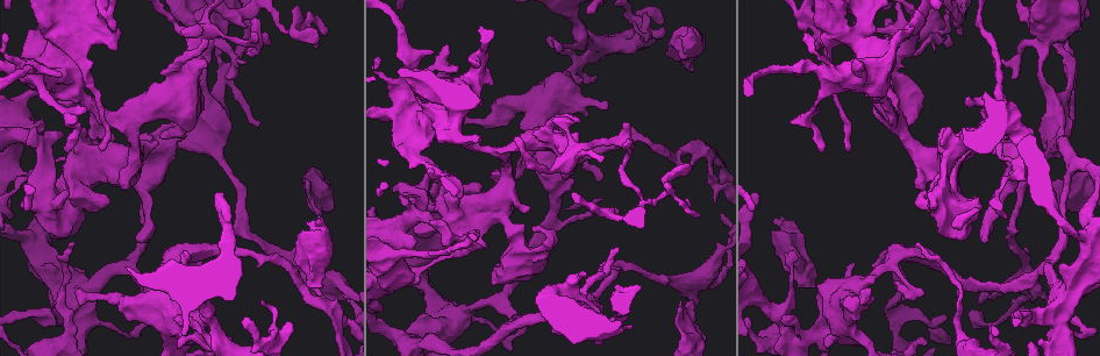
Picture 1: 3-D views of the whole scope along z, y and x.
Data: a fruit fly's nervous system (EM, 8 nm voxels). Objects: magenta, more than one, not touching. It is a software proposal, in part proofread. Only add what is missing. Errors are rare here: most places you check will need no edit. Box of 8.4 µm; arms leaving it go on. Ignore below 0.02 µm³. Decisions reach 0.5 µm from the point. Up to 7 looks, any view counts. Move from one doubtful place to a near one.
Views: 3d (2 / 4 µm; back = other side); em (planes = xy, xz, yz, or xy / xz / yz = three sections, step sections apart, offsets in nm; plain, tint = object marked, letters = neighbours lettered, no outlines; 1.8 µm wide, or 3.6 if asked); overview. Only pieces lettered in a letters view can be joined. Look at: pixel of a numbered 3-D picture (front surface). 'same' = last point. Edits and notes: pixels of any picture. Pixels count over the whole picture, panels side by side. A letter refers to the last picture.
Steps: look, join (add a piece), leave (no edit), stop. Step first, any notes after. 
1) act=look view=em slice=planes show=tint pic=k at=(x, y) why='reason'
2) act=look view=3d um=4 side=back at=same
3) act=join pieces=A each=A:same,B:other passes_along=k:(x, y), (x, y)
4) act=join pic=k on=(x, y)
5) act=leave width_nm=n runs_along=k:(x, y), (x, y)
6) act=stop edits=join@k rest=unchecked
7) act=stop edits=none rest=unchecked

act=look view=3d um=2 pic=1 at=(40, 134) why='stops while still wide'

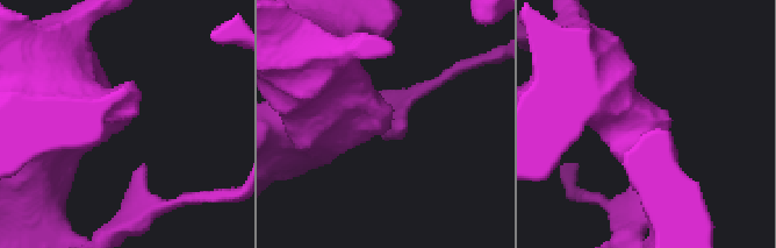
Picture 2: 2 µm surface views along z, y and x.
act=look view=em slice=planes show=letters pic=2 at=(126, 121) why='shape alone is not enough'

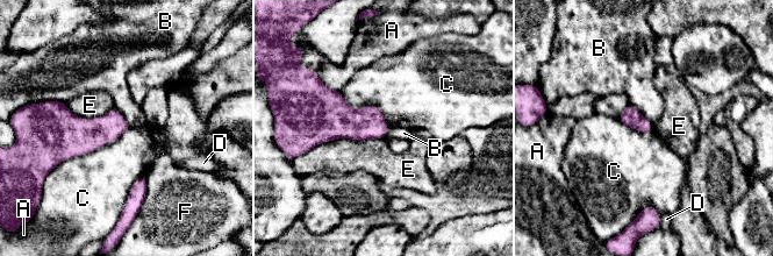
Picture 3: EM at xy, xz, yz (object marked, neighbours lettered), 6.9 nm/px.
act=leave each=A:other,B:other,C:other,D:other,E:other,F:other found='none of them fits'

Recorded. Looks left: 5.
act=look view=3d um=4 side=back pic=1 at=(696, 301) why='free end'

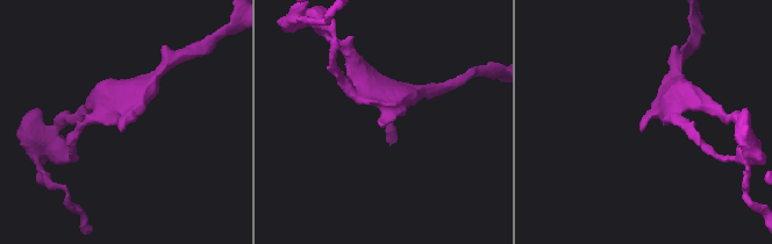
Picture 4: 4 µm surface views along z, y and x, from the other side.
act=look view=em slice=planes show=letters pic=4 at=(382, 124) why='need the tissue'

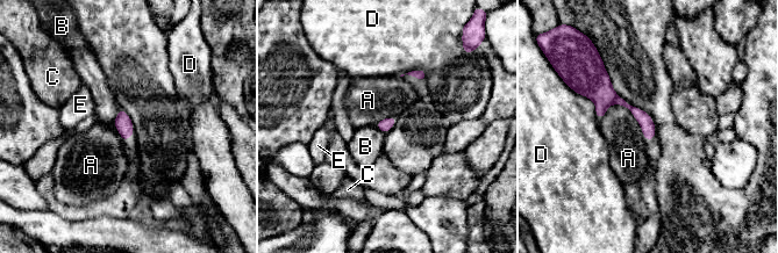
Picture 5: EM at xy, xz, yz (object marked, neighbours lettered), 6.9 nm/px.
act=leave longest_contact=A:340nm each=A:other,B:other,C:other,D:other,E:other border=5:(607, 107), (623, 106), (644, 139) found='no lettered piece goes on from it'

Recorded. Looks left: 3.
act=look view=em slice=planes show=letters pic=1 at=(314, 285) why='stops while still wide'

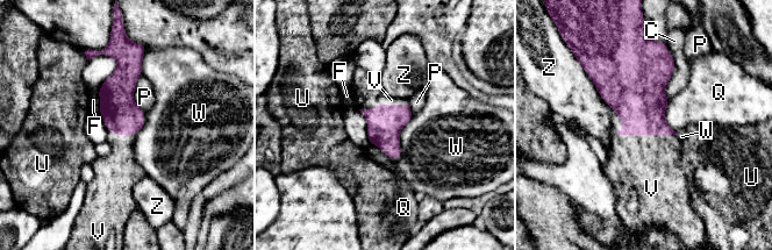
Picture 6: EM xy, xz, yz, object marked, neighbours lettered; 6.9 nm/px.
act=join pieces=V longest_contact=V:420nm each=C:other,F:other,P:other,Q:other,U:other,V:same,W:other,Z:other found='it goes on there'

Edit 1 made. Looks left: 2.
act=stop edits=join@6 rest=unchecked

